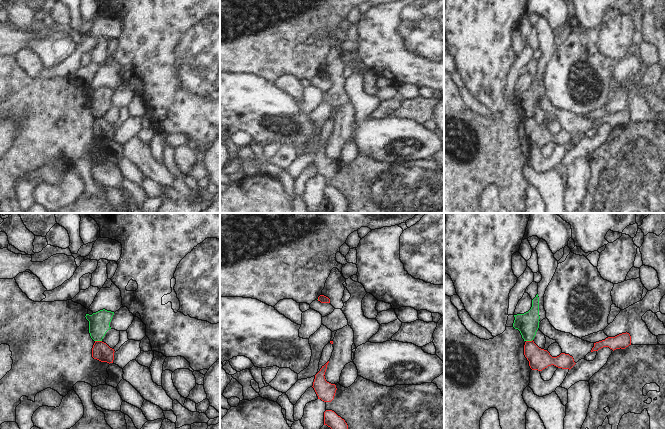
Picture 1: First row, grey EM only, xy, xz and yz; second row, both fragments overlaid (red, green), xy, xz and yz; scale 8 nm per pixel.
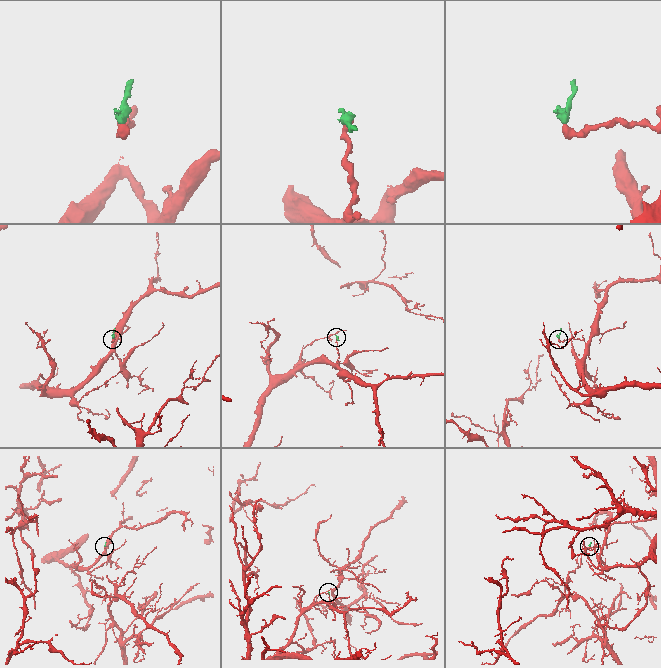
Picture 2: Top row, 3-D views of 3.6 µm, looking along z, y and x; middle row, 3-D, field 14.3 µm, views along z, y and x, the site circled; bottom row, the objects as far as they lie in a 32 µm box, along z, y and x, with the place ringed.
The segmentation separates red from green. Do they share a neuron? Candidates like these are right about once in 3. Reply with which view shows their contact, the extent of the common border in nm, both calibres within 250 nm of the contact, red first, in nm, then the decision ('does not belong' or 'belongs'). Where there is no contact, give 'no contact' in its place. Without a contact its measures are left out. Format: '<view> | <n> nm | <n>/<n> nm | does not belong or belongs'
xy | 60 nm | 150/180 nm | does not belong

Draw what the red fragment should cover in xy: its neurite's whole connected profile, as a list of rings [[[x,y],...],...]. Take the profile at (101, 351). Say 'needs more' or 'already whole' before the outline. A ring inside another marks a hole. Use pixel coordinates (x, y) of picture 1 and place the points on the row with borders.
already whole; [[[95,341],[92,348],[92,357],[101,362],[113,363],[114,349],[102,341]]]

